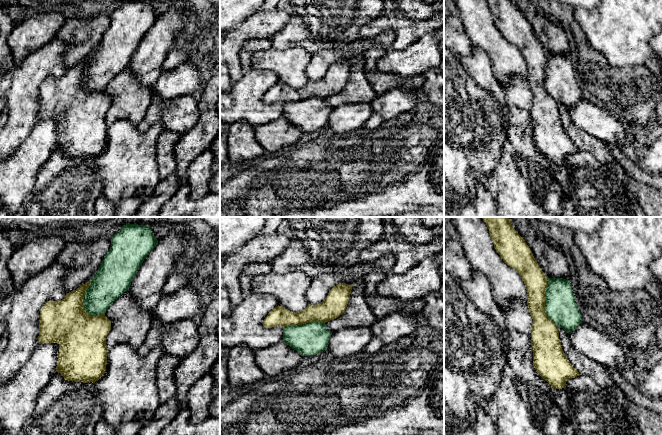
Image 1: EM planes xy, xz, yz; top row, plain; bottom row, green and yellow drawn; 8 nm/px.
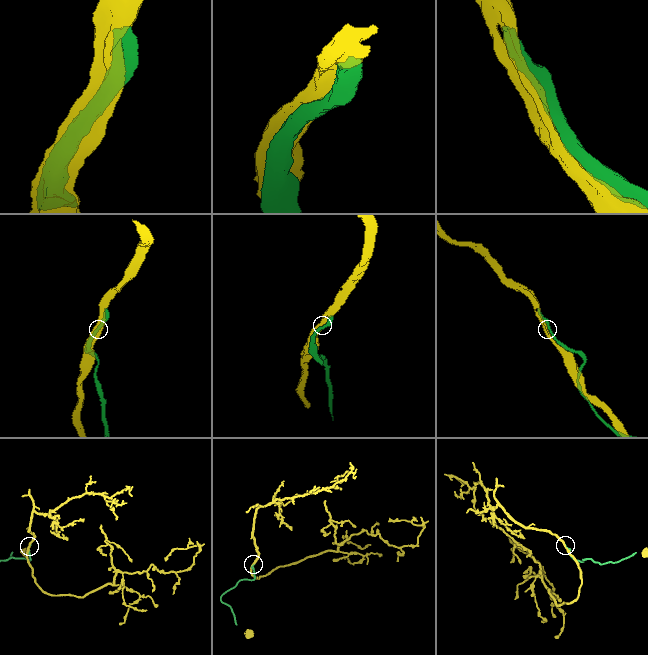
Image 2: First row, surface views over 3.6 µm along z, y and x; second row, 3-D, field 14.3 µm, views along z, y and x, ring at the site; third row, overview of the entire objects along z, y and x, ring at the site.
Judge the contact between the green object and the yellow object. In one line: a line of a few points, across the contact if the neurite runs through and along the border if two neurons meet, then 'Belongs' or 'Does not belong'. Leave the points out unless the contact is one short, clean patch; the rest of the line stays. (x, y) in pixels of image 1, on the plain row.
Belongs

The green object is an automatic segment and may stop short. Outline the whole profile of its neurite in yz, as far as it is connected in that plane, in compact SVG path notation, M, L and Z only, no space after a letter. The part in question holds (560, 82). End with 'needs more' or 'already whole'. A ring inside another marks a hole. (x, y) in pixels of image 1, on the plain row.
M486 0L490 13L493 15L494 24L503 37L512 43L521 52L527 66L527 81L529 89L533 95L531 121L533 126L533 142L536 148L547 157L551 163L562 165L566 158L574 153L579 152L579 148L573 143L570 137L566 134L561 123L558 104L563 104L568 110L575 106L582 99L581 90L575 72L571 63L570 57L563 54L547 54L542 45L535 36L532 27L525 16L518 10L512 0Z; needs more

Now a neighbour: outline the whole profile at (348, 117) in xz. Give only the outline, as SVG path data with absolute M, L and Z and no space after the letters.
M370 103L345 104L332 109L326 126L335 133L343 134L363 127L371 115Z

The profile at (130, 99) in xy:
M128 66L109 82L105 92L111 97L111 106L106 113L108 126L119 119L127 119L137 126L145 117L153 96L152 87L142 84Z

